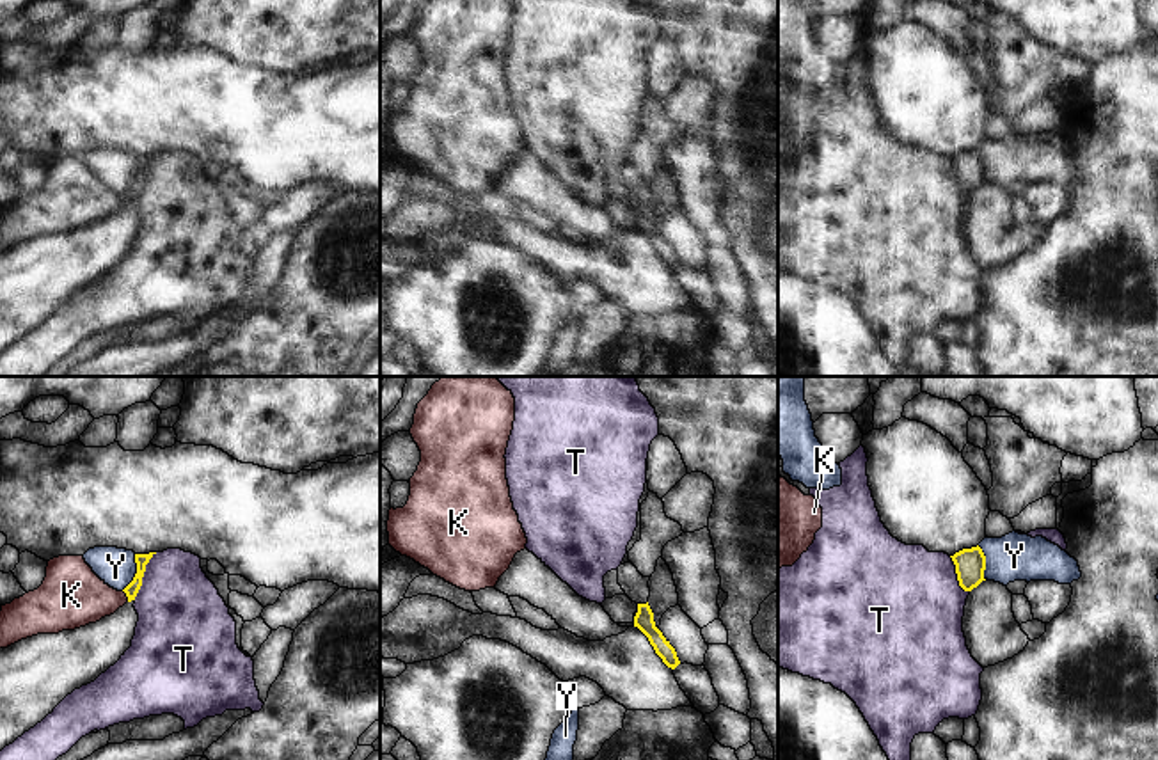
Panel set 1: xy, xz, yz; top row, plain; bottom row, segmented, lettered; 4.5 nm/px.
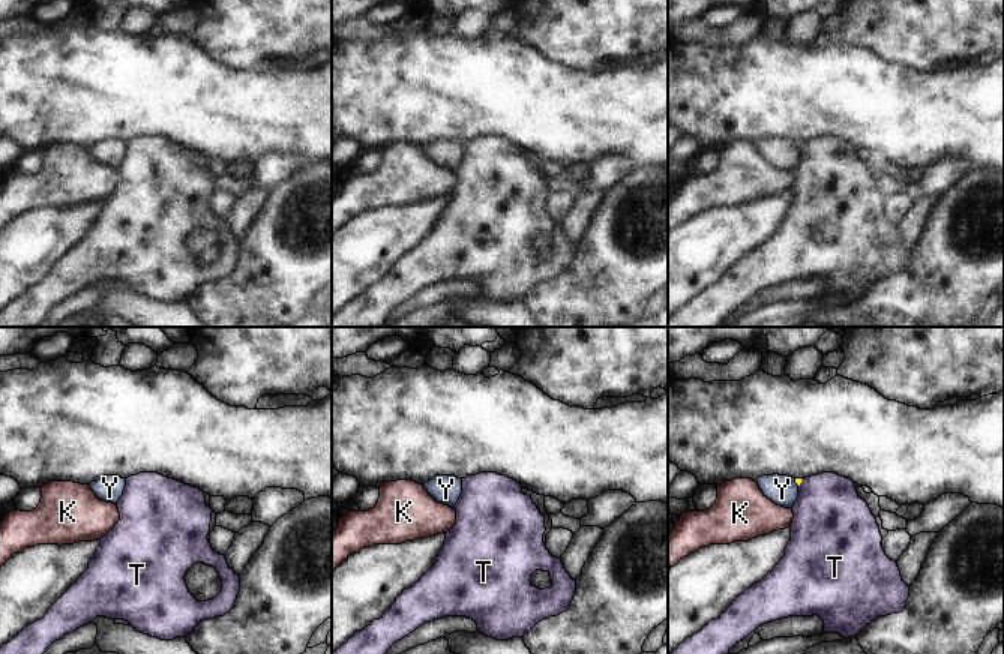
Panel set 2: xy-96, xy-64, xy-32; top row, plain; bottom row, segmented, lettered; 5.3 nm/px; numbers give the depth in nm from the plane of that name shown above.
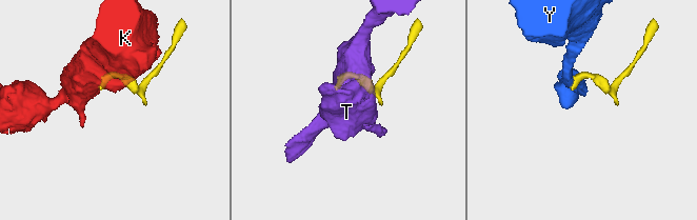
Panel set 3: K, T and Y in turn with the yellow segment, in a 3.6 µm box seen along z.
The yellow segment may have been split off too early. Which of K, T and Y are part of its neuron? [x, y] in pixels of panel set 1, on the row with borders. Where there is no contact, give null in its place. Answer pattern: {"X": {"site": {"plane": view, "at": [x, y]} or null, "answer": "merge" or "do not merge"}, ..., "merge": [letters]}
{"K": {"site": {"plane": "xy", "at": [126, 595]}, "answer": "merge"}, "T": {"site": {"plane": "xy", "at": [142, 576]}, "answer": "do not merge"}, "Y": {"site": {"plane": "xy", "at": [137, 572]}, "answer": "do not merge"}, "merge": ["K"]}

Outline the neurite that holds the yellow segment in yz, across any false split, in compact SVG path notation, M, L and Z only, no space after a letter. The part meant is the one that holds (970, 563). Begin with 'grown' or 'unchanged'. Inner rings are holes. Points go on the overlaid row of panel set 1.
unchanged; M979 545L972 549L963 549L950 558L956 565L959 586L964 591L972 591L982 581L986 581L984 579L986 556Z

